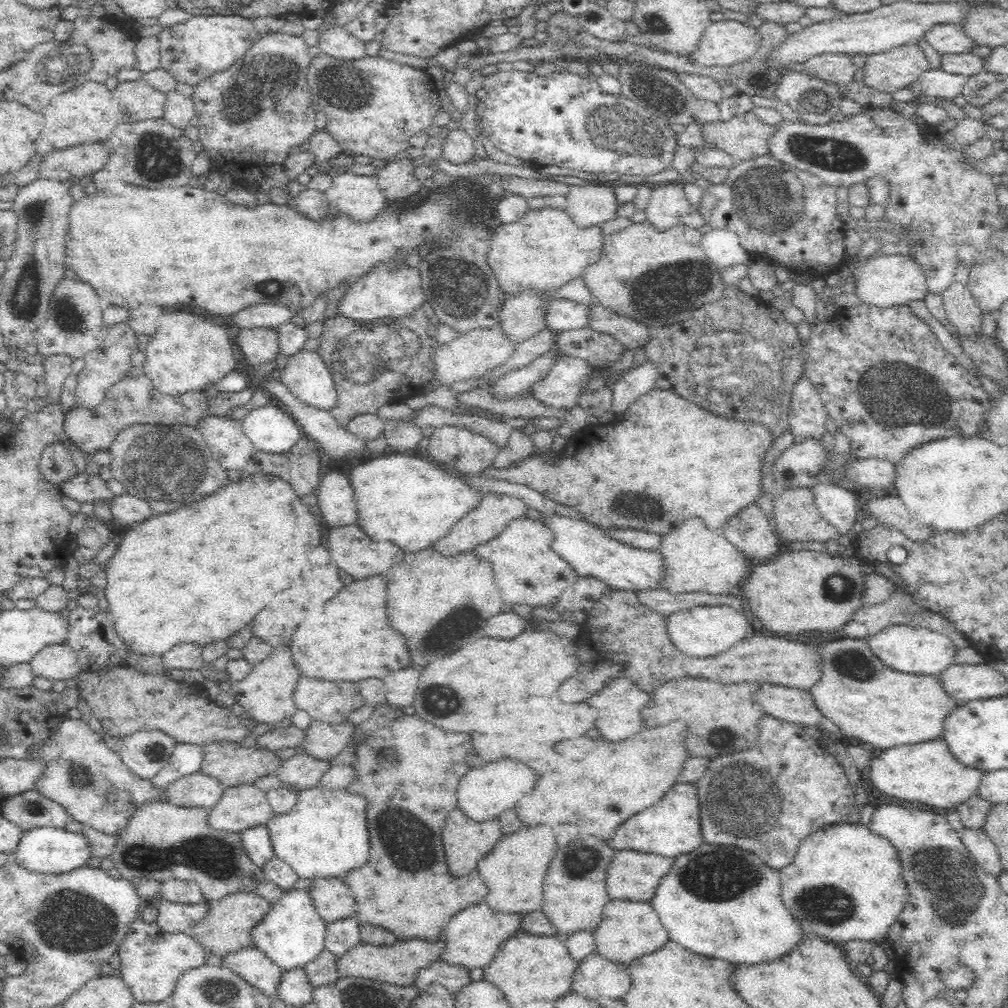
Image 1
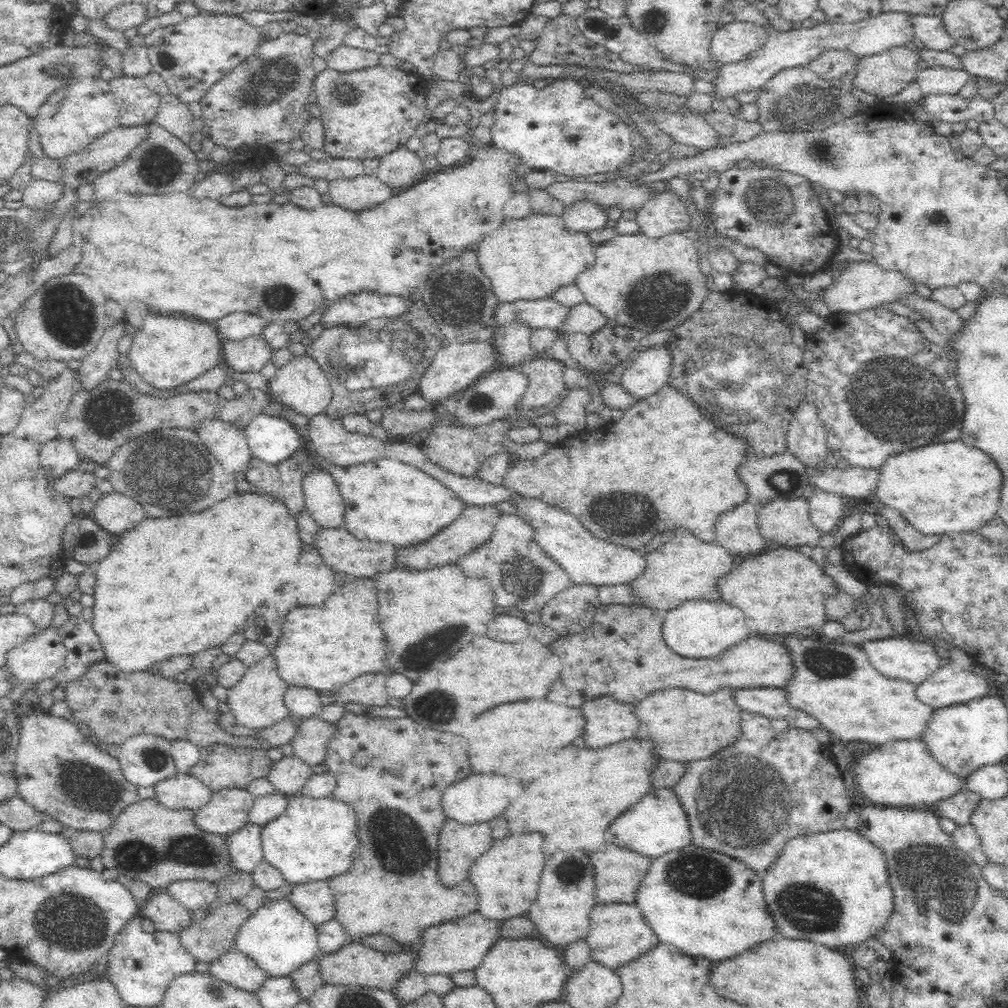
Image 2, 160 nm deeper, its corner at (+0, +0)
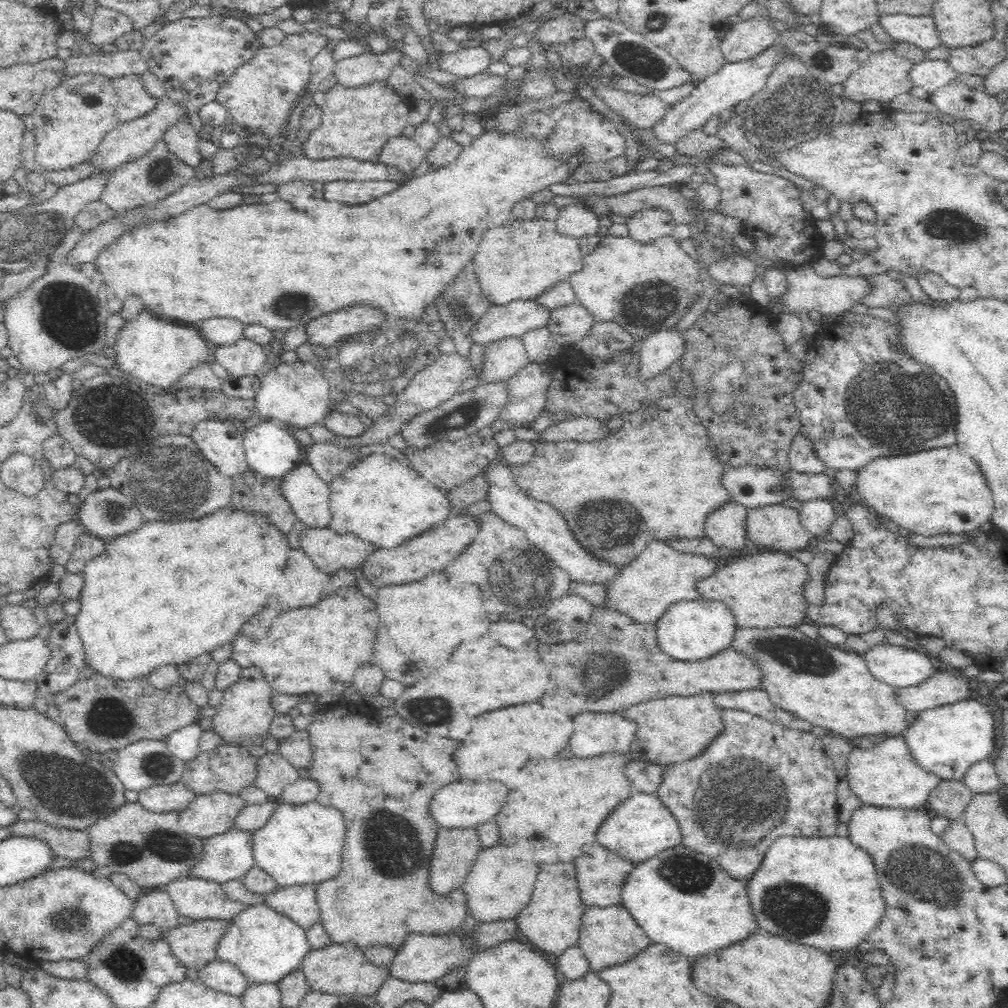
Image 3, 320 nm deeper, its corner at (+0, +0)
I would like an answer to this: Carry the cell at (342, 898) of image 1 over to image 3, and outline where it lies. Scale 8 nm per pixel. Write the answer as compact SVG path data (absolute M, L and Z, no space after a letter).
M314 883L280 887L266 894L264 903L268 903L278 912L283 912L305 929L320 920L320 905L319 900L316 899L316 884Z

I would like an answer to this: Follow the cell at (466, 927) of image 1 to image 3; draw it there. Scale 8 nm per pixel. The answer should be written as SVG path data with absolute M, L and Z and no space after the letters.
M470 914L457 928L444 934L414 933L408 935L390 964L390 974L400 980L412 982L440 981L450 970L466 966L480 951L476 945L476 930L479 922Z

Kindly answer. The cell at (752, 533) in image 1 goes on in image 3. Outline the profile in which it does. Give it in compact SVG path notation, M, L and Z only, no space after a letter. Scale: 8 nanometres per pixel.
M734 500L720 506L717 512L708 516L705 534L716 547L724 547L737 552L751 552L747 521L750 510Z

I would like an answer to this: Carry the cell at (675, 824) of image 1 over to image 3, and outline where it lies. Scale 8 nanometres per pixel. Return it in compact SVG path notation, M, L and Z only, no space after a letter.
M638 792L608 814L608 820L604 820L598 832L597 842L628 860L641 863L667 848L682 845L682 829L658 795Z

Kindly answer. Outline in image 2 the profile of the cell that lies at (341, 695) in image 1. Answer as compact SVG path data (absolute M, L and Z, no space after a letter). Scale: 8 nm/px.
M290 685L284 694L284 703L294 716L301 716L302 719L316 718L324 710L325 704L320 697L322 693L318 689Z

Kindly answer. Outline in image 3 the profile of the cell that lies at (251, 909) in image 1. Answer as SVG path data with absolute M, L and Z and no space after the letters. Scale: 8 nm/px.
M192 920L172 928L163 936L171 944L172 953L180 959L180 963L198 970L216 957L218 943L231 928L231 920Z

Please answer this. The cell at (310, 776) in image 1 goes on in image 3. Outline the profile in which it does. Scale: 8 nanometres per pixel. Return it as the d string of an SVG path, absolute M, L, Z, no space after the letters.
M269 752L259 757L254 785L259 786L271 799L279 799L290 784L300 779L298 769L279 752Z

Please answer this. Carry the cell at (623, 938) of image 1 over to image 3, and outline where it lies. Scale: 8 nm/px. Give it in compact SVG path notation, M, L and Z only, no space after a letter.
M623 904L606 908L587 907L584 911L577 945L584 951L590 969L600 971L622 964L634 958L638 952L642 952L652 943L646 931L640 927L632 917L632 913Z

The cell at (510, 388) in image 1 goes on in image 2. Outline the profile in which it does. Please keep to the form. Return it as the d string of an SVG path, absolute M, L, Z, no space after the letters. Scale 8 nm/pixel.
M497 367L488 373L480 376L479 379L467 386L460 392L457 402L452 406L454 413L460 417L462 426L485 425L492 421L505 418L515 411L516 405L520 403L522 395L526 392L530 384L528 375L520 371L518 367L515 368L501 368Z

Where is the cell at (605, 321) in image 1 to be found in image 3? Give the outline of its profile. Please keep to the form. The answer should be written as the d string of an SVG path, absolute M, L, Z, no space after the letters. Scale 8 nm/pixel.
M579 302L552 309L550 316L551 320L547 328L563 346L572 346L576 341L584 338L597 322L593 314Z

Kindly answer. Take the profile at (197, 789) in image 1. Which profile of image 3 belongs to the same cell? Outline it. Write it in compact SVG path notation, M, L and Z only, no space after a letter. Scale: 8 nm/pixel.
M180 781L145 788L139 802L152 812L182 811L197 800L196 792Z

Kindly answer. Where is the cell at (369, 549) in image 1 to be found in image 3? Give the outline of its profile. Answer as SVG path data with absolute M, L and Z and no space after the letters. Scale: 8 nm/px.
M328 527L306 528L306 530L302 530L299 543L301 549L308 553L308 557L314 561L316 567L329 575L340 569L354 574L354 570L358 570L358 568L364 566L364 562L367 562L368 556L372 556L374 552L378 551L378 546L357 538L353 533L342 535Z

